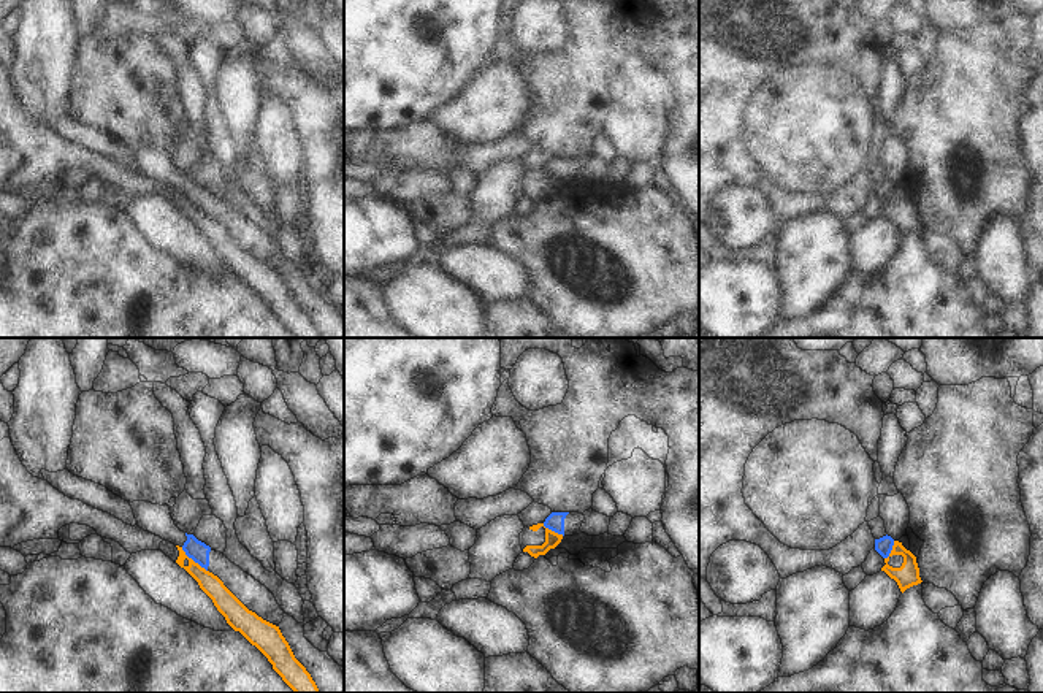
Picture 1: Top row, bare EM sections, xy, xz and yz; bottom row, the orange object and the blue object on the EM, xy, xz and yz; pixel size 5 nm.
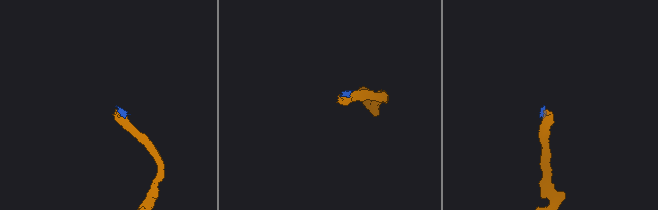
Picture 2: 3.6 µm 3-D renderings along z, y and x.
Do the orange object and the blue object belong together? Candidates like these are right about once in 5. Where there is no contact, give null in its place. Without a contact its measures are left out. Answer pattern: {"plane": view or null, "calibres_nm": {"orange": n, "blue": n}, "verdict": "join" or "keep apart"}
{"plane": "xy", "calibres_nm": {"orange": 110, "blue": 100}, "verdict": "keep apart"}

